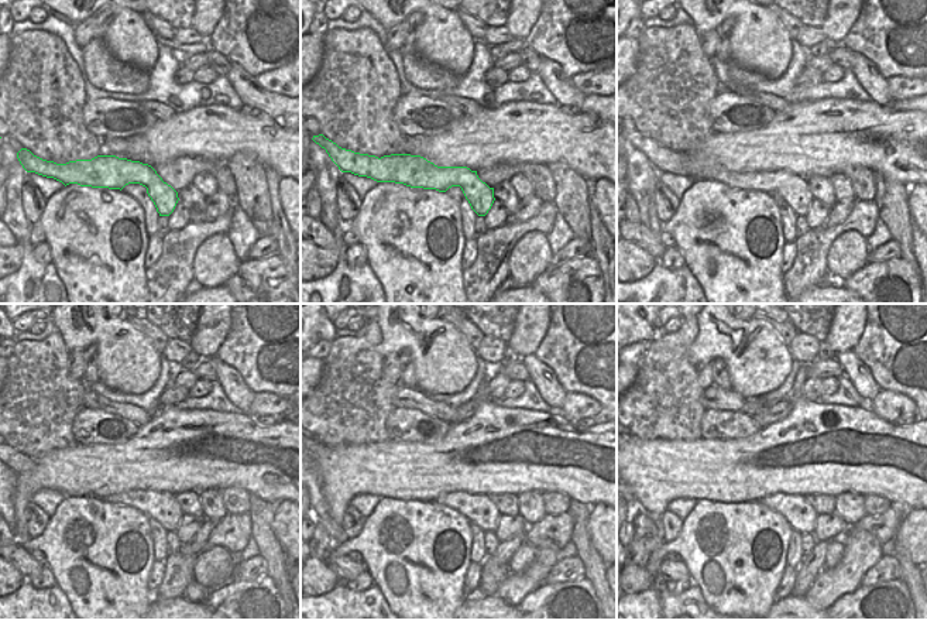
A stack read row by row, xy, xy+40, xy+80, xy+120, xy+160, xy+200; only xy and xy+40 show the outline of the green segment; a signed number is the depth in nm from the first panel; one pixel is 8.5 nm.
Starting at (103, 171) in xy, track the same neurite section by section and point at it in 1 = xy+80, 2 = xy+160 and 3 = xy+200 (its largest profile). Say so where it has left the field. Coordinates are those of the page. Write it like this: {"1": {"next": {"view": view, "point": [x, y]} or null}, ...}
{"1": {"next": {"view": "xy+80", "point": [795, 189]}}, "2": {"next": {"view": "xy+160", "point": [477, 509]}}, "3": {"next": {"view": "xy+200", "point": [802, 517]}}}

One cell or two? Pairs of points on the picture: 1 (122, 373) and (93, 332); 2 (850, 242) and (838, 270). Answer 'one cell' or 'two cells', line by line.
1: one cell
2: one cell

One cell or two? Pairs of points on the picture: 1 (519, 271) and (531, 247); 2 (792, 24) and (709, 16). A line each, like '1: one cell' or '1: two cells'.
1: one cell
2: two cells

